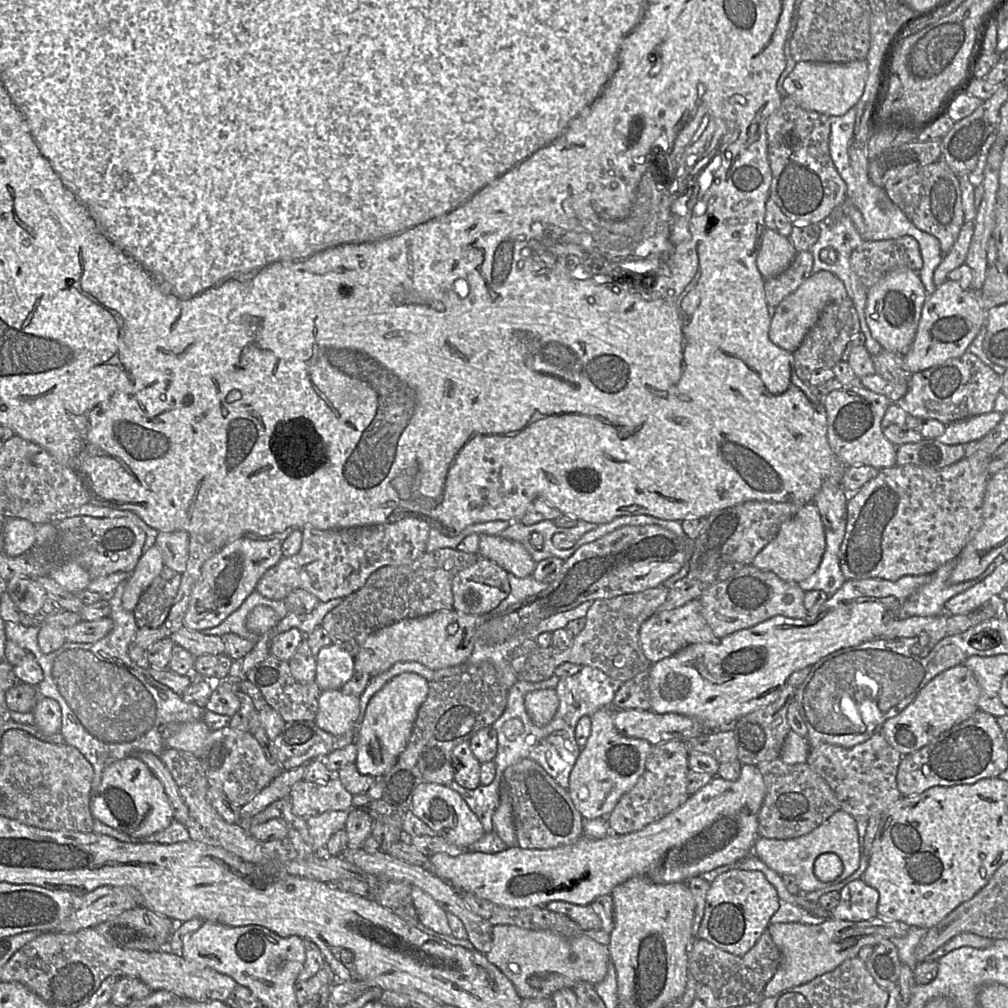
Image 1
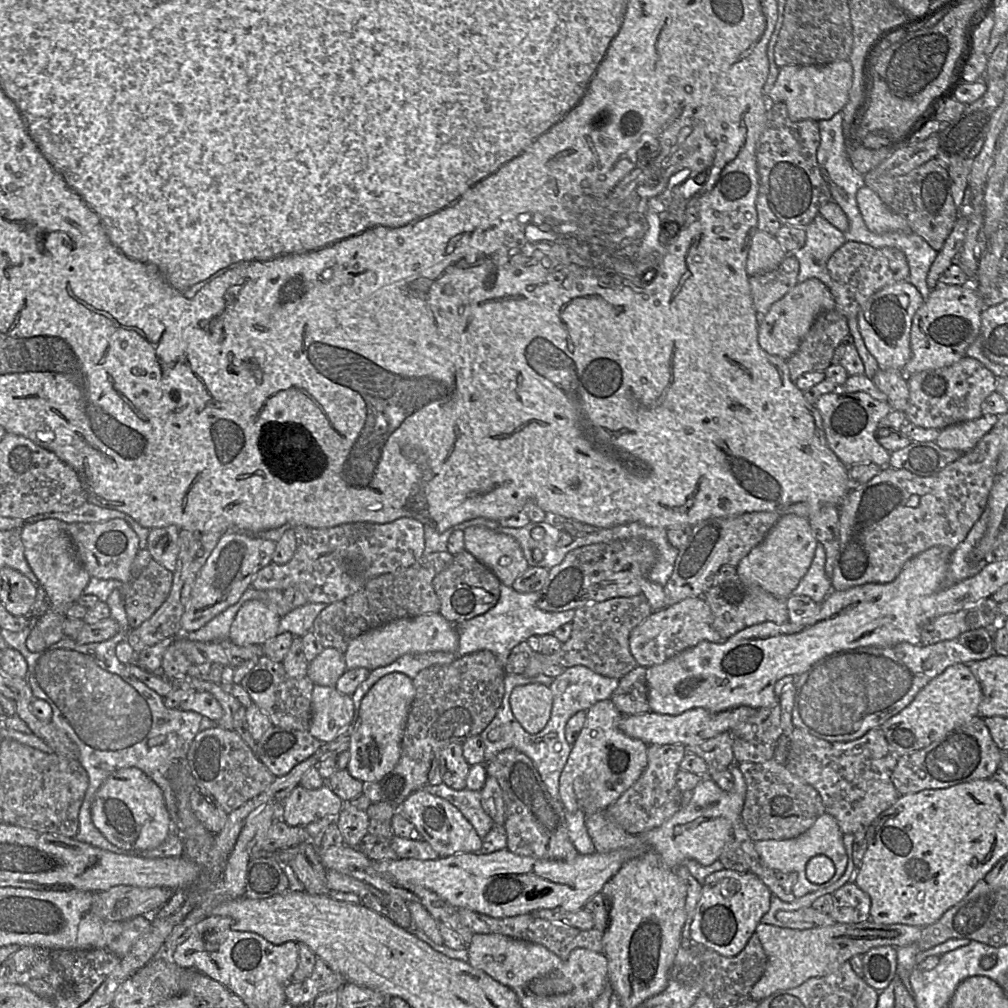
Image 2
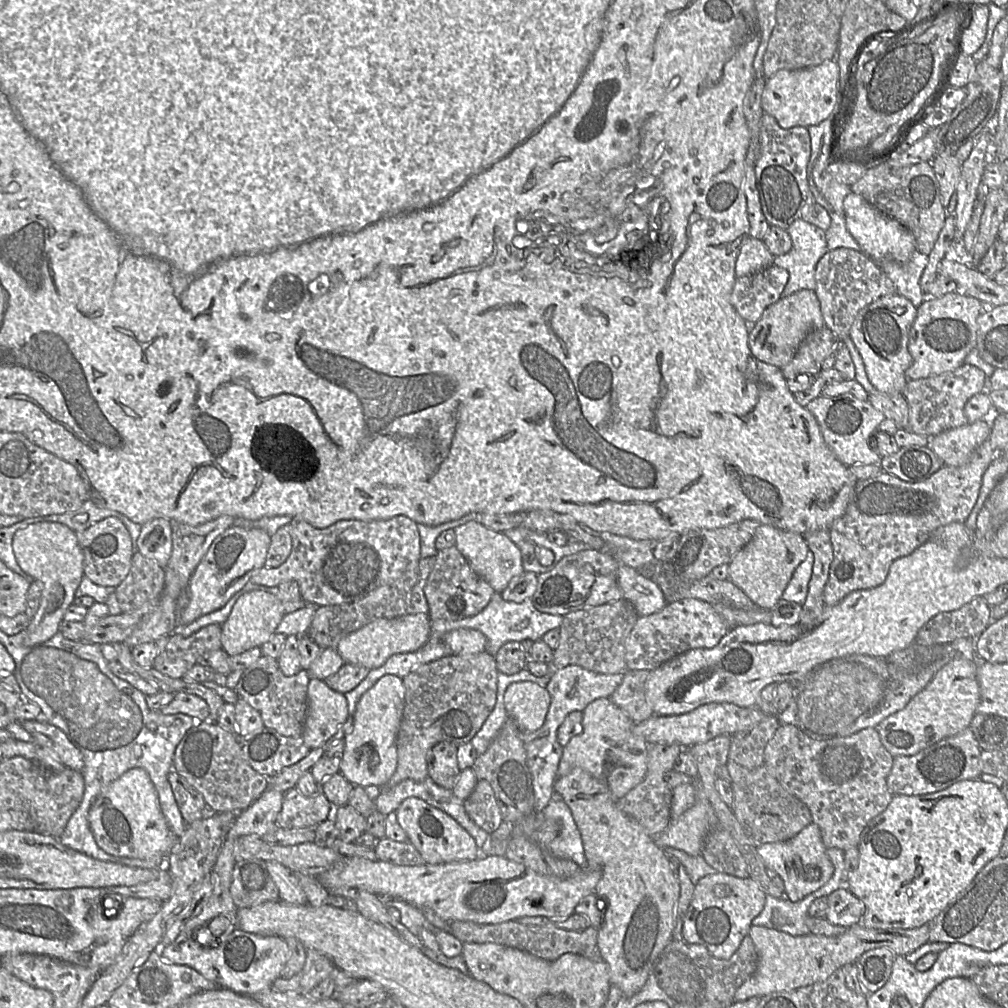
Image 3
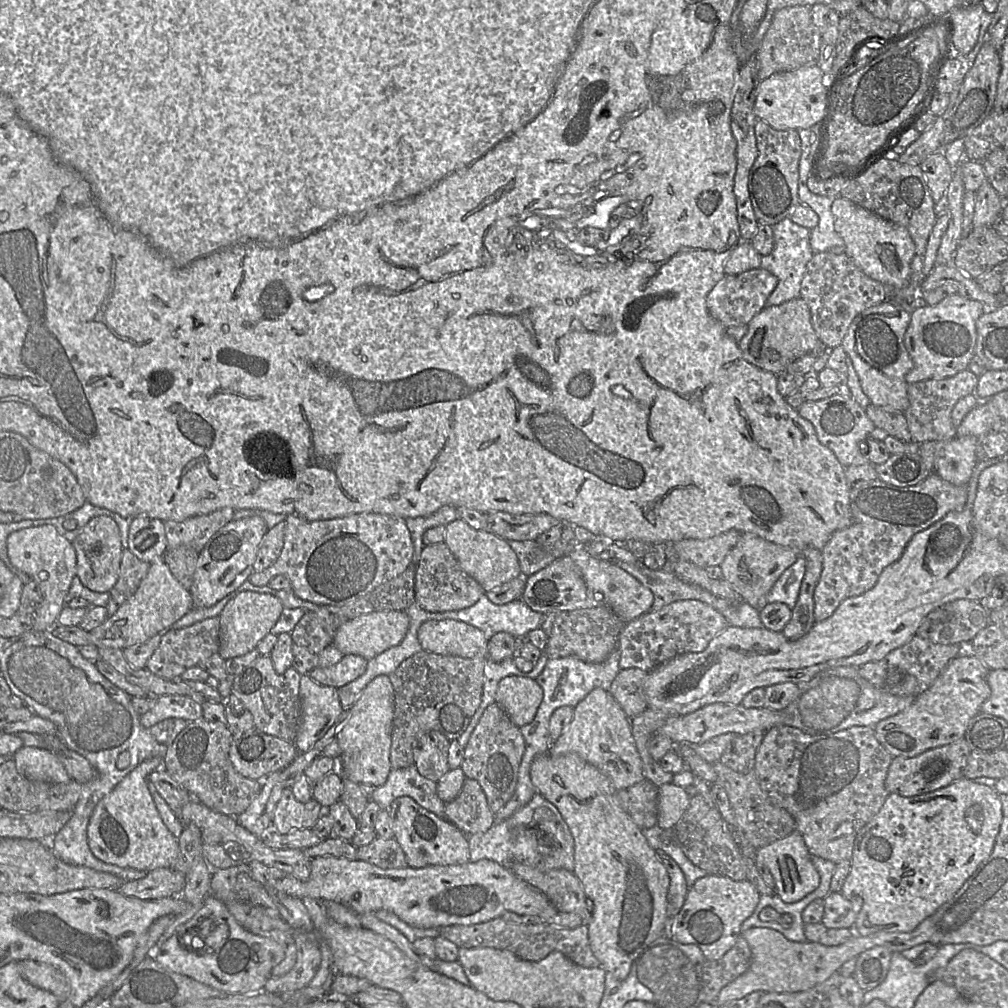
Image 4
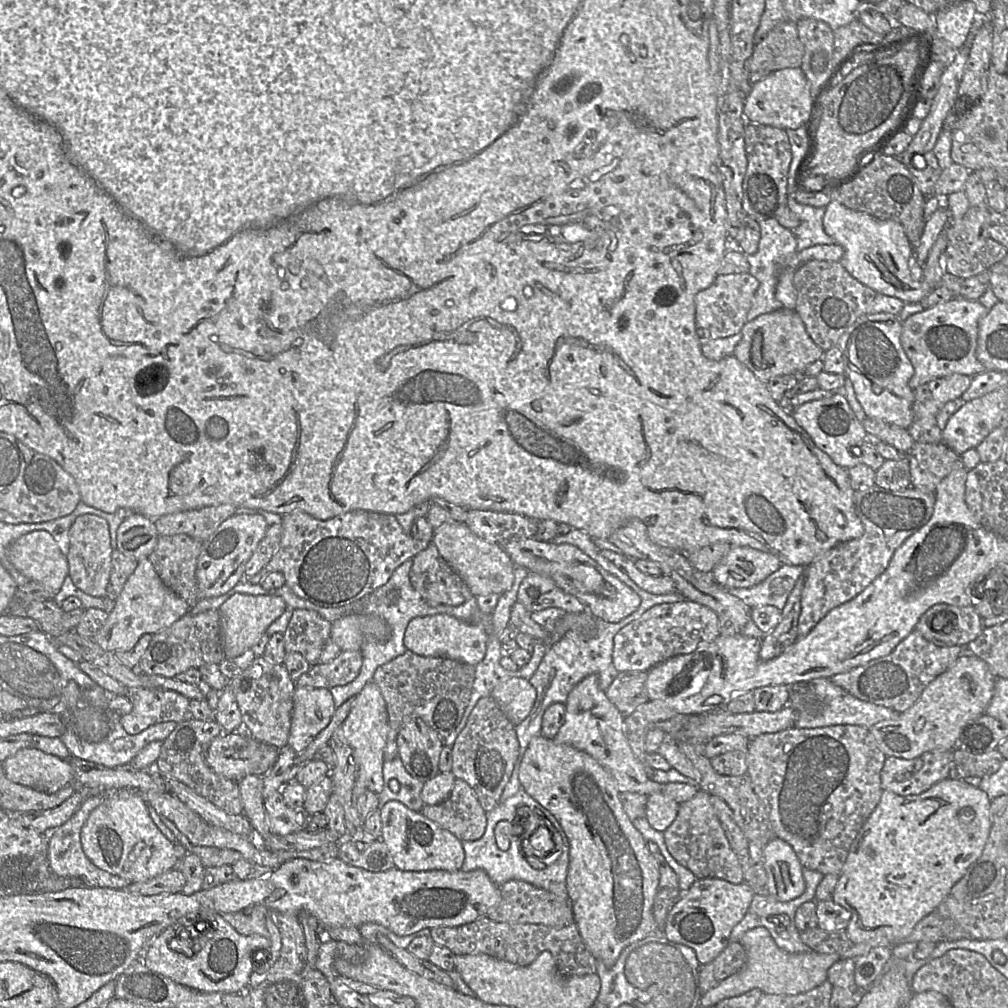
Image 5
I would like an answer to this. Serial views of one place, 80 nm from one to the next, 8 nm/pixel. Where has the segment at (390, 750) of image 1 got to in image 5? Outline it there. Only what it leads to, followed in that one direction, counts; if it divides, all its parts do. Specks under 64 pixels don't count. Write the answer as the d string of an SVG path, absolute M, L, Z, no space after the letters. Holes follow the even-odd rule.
M372 681L365 685L356 696L356 700L347 718L333 733L330 743L342 743L356 752L357 776L361 778L367 789L375 794L384 788L383 763L384 751L389 732L388 713L385 700L377 684Z

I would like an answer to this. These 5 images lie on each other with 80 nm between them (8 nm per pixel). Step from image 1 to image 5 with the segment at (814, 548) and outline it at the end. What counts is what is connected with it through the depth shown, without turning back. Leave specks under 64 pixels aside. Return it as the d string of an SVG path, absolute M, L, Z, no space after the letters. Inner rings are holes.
M736 546L731 547L711 572L715 582L724 588L750 588L764 581L782 565L776 554Z

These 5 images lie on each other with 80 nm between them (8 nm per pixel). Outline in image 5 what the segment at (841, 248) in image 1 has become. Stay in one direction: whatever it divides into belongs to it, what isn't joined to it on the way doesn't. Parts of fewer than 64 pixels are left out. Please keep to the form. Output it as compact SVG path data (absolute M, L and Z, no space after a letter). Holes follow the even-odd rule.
M776 219L759 221L759 226L760 241L758 250L756 253L747 256L750 265L748 273L759 281L752 307L747 314L748 322L760 315L782 308L781 303L775 298L778 276L781 270L787 266L787 261L798 252L797 240L794 234L790 229L783 227Z

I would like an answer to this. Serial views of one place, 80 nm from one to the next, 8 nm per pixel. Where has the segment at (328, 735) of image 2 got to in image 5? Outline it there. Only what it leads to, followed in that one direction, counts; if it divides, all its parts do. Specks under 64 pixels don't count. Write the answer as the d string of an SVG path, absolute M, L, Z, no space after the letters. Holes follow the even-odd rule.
M296 687L293 701L287 746L300 754L329 724L336 707L326 688Z

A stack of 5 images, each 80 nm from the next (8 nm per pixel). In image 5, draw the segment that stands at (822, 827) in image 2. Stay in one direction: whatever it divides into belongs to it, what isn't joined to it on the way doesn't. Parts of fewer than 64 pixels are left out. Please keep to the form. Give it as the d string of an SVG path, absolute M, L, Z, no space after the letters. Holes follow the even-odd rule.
M773 838L763 850L763 858L768 895L780 902L788 902L804 893L803 866L791 845Z

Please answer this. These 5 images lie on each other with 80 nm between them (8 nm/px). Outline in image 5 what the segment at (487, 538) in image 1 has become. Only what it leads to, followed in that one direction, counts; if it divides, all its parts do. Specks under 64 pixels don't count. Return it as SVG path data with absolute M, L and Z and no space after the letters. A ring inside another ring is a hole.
M454 519L434 529L431 541L441 556L469 587L473 597L489 594L503 594L511 589L514 582L515 564L499 543L488 542L462 522Z

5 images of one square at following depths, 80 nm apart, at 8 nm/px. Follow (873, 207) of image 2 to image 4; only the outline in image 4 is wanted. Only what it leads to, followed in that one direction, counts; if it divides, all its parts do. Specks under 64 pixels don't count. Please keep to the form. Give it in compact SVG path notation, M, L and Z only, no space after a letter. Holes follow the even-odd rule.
M835 198L831 212L834 228L845 242L845 252L867 276L888 288L903 288L911 276L911 263L916 255L915 244L908 230L856 205L852 201Z

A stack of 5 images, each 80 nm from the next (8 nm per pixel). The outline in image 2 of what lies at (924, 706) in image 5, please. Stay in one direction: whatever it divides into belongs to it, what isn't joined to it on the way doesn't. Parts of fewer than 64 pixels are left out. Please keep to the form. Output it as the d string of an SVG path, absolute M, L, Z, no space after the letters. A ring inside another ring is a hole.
M953 664L925 685L908 706L884 722L880 729L896 755L912 754L978 716L981 700L980 684L968 665Z

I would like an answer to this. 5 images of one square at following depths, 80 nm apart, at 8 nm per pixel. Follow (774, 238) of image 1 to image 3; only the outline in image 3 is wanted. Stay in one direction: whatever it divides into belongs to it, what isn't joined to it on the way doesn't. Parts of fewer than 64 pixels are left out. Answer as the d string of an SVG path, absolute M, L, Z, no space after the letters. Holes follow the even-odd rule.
M748 238L742 245L735 264L736 277L745 277L773 265L774 255L763 240Z

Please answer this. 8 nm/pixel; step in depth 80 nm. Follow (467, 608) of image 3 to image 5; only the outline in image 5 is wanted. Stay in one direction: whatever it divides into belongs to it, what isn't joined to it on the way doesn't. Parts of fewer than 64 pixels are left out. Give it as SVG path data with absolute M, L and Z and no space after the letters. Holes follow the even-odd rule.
M430 542L428 547L413 557L410 582L420 596L431 606L459 606L473 597L469 587Z

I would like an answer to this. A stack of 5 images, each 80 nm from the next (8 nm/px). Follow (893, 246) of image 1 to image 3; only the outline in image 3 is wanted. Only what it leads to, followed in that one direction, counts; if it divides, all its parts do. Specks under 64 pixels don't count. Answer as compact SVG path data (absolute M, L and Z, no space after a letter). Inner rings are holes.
M838 248L824 254L815 268L815 282L814 291L820 302L824 325L842 343L859 311L880 297L895 292L895 285L885 274L880 262L861 250L850 248Z

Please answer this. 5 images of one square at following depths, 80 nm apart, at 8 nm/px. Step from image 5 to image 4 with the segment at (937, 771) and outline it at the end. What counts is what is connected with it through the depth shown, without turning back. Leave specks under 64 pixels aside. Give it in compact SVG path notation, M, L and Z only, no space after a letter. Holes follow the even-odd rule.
M962 738L954 743L928 750L917 757L894 757L888 769L885 787L889 793L903 797L914 797L945 788L963 778L971 754L968 742Z

